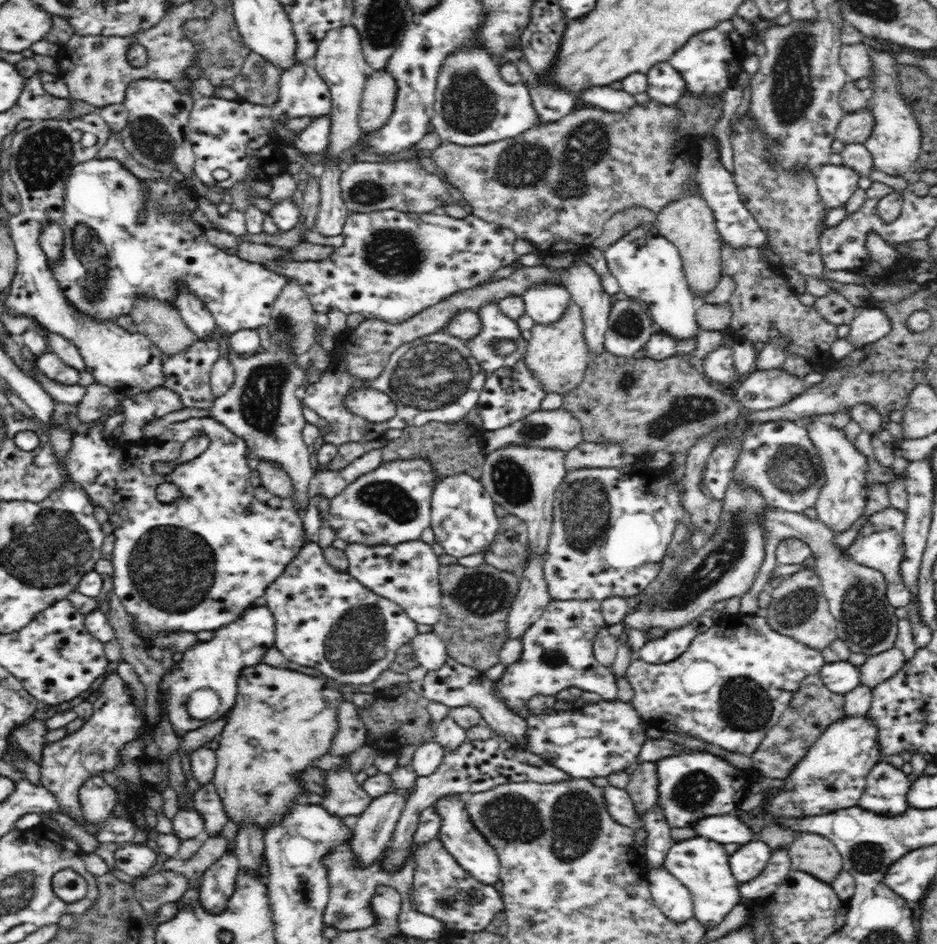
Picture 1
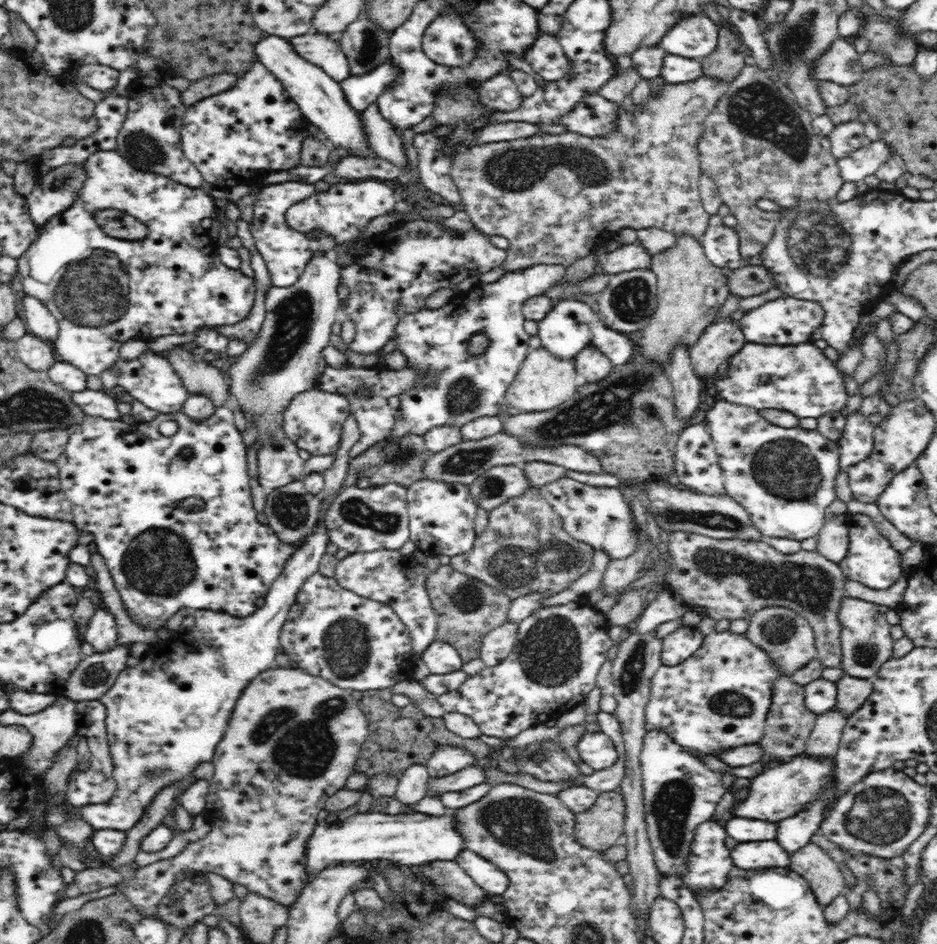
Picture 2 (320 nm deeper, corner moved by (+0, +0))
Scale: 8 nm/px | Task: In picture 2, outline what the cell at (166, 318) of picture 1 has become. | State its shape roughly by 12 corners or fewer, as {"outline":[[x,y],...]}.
{"outline":[[188,346],[163,353],[190,394],[231,404],[227,378]]}

